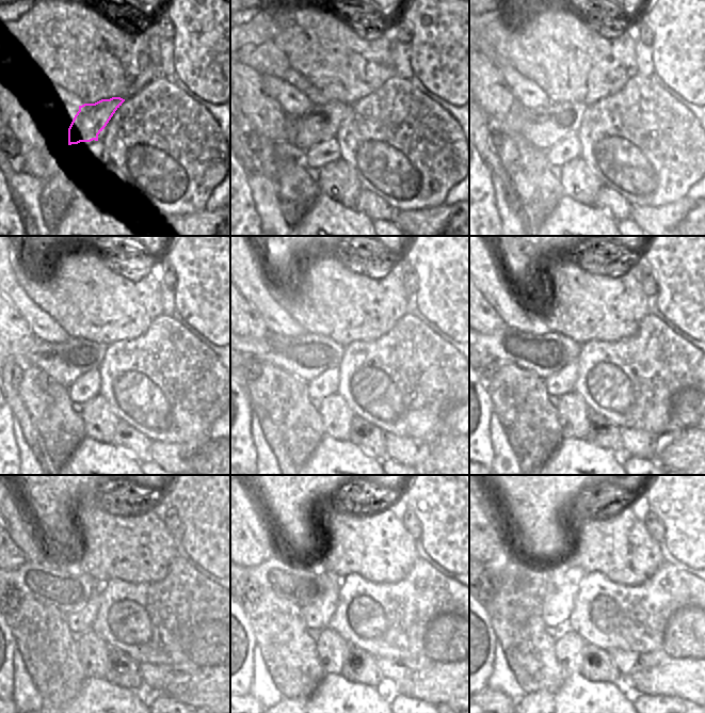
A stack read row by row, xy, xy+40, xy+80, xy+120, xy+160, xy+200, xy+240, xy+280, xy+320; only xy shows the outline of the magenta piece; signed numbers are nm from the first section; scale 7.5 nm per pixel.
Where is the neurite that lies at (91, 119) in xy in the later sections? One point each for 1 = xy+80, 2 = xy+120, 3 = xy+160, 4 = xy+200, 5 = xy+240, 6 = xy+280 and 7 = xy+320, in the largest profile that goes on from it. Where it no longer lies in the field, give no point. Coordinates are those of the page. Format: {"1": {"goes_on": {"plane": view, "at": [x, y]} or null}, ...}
{"1": {"goes_on": {"plane": "xy+80", "at": [543, 127]}}, "2": {"goes_on": {"plane": "xy+120", "at": [64, 362]}}, "3": {"goes_on": {"plane": "xy+160", "at": [306, 357]}}, "4": {"goes_on": {"plane": "xy+200", "at": [544, 354]}}, "5": {"goes_on": {"plane": "xy+240", "at": [65, 587]}}, "6": {"goes_on": {"plane": "xy+280", "at": [301, 585]}}, "7": {"goes_on": {"plane": "xy+320", "at": [535, 582]}}}

